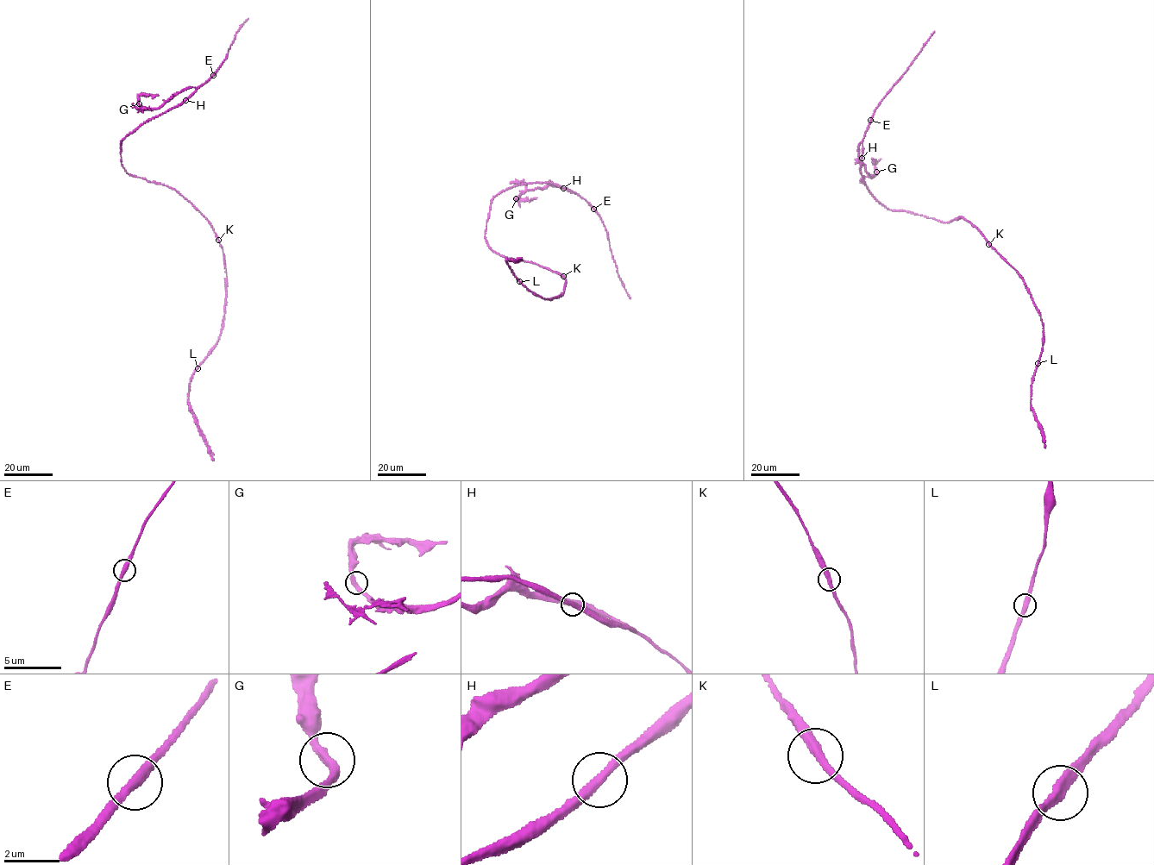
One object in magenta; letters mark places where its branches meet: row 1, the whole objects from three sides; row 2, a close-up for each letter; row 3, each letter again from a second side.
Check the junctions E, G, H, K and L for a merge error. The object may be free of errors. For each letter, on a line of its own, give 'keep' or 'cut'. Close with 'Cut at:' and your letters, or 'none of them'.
E: keep
G: keep
H: keep
K: keep
L: cut
Cut at: L

